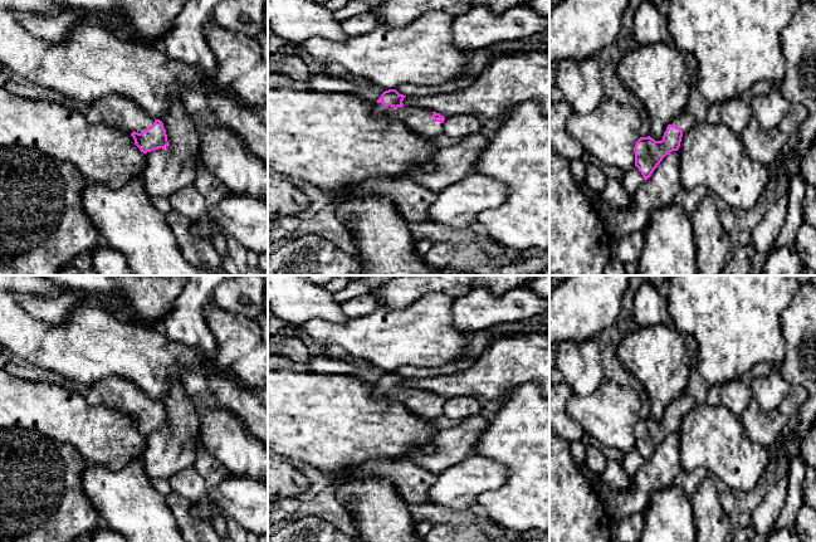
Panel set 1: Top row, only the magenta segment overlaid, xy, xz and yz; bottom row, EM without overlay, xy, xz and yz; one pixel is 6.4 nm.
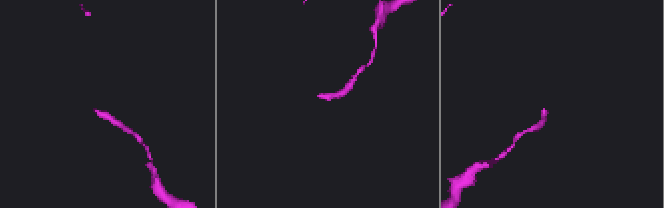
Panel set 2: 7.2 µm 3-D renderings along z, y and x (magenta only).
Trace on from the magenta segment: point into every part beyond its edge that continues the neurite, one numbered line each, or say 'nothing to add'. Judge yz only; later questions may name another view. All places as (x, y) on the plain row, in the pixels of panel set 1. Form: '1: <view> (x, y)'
1: yz (684, 403)

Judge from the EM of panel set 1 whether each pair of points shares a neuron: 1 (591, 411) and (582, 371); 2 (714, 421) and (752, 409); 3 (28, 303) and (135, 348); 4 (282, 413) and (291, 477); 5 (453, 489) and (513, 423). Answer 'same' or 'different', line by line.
1: different
2: different
3: different
4: different
5: different

